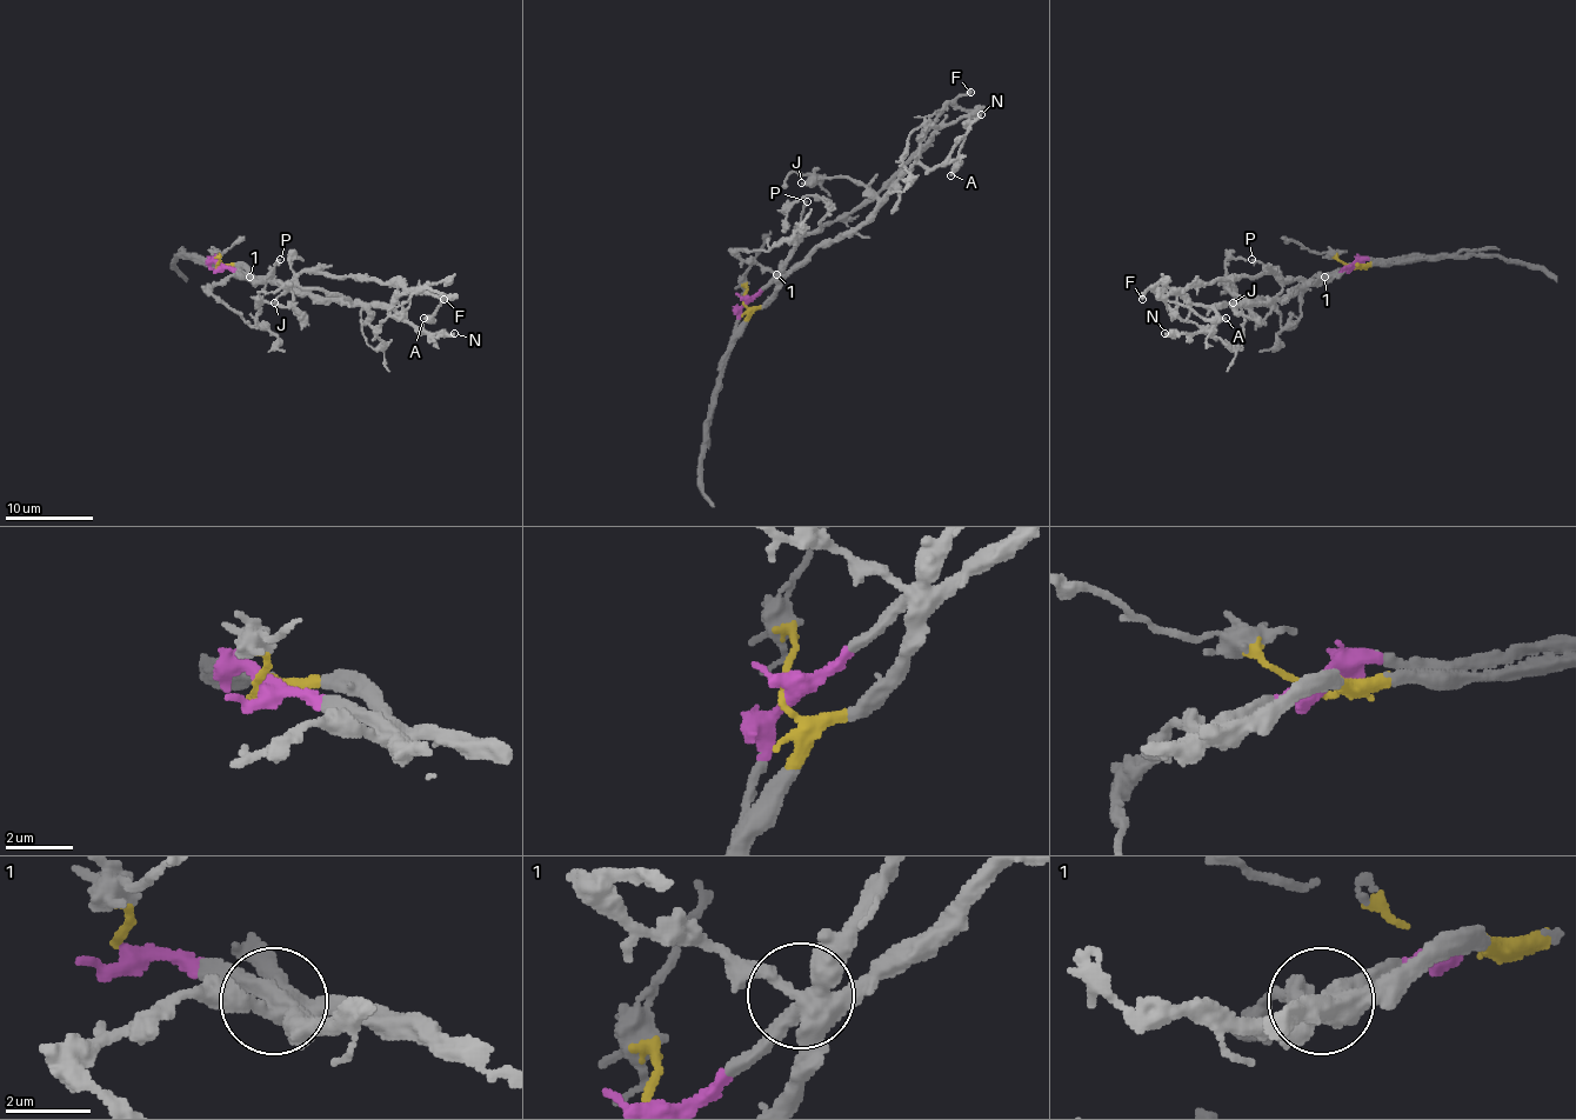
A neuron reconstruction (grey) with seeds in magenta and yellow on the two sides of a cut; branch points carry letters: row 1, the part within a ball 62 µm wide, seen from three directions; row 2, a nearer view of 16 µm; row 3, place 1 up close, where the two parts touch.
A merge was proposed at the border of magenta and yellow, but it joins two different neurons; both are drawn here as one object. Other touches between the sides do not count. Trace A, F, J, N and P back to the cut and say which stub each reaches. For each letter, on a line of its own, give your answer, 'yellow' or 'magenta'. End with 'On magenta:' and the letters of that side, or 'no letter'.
A: magenta
F: yellow
J: yellow
N: yellow
P: magenta
On magenta: A, P

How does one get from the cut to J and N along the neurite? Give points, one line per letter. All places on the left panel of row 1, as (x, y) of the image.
J: (218, 266), (241, 266), (259, 278), (280, 280), (294, 291), (351, 301), (320, 288), (289, 286), (274, 301)
N: (218, 266), (241, 266), (259, 278), (280, 280), (294, 291), (384, 304), (427, 332), (453, 332)

